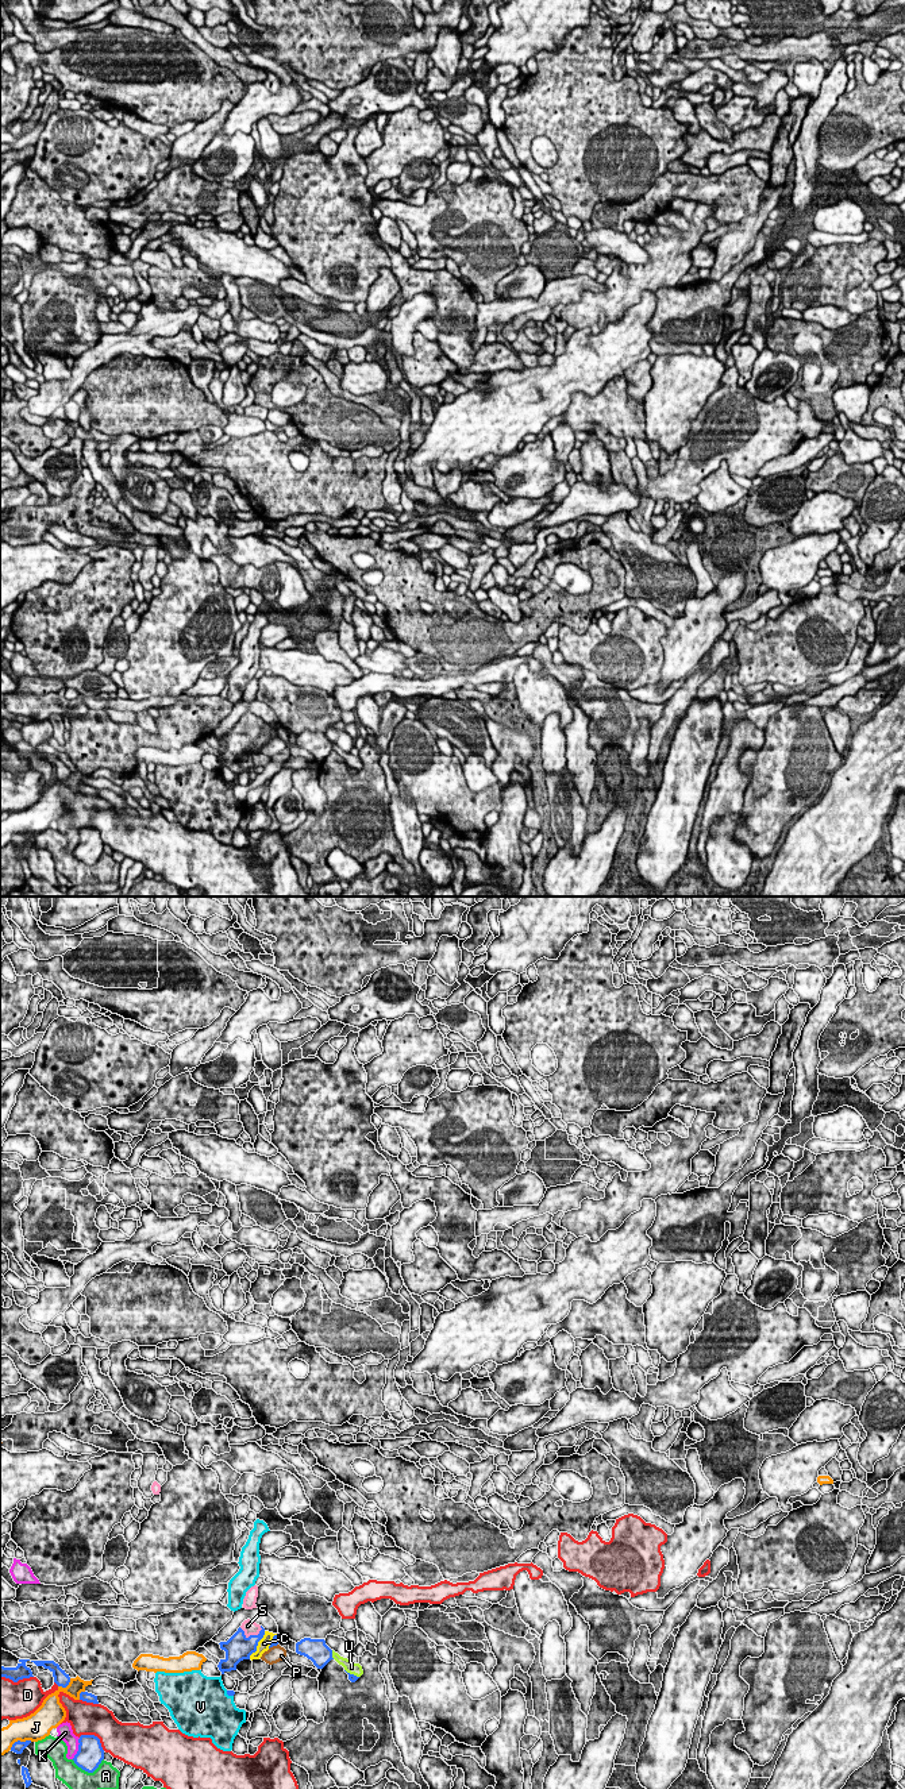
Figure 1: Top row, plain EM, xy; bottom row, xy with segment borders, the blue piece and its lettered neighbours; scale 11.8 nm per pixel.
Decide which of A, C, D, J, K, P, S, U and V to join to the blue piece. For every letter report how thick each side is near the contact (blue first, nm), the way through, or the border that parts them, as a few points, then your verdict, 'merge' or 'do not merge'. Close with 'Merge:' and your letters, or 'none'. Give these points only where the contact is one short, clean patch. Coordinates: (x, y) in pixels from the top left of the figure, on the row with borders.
A: 320 nm thick on the blue side, 300 nm on the other; do not merge
C: 320 nm thick on the blue side, 140 nm on the other; do not merge
D: 320 nm thick on the blue side, 380 nm on the other; do not merge
J: 180 nm thick on the blue side, 190 nm on the other; do not merge
K: 320 nm thick on the blue side, 190 nm on the other; do not merge
P: 90 nm thick on the blue side, 200 nm on the other; do not merge
S: 320 nm thick on the blue side, 170 nm on the other; runs through xy (238, 1647), (250, 1635), (250, 1627); merge
U: 280 nm thick on the blue side, 120 nm on the other; do not merge
V: 60 nm thick on the blue side, 500 nm on the other; do not merge
Merge: S

